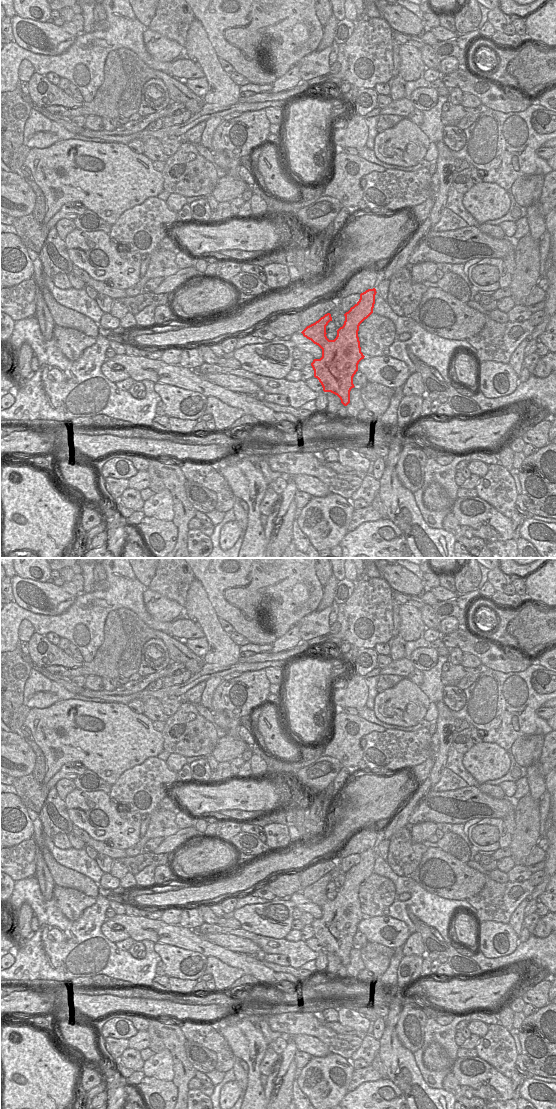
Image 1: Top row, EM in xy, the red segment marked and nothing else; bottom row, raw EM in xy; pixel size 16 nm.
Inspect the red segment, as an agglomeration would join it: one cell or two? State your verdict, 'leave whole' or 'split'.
leave whole

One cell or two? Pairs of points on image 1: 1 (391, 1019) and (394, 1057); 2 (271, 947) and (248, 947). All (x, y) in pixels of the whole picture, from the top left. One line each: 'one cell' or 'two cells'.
1: two cells
2: two cells

